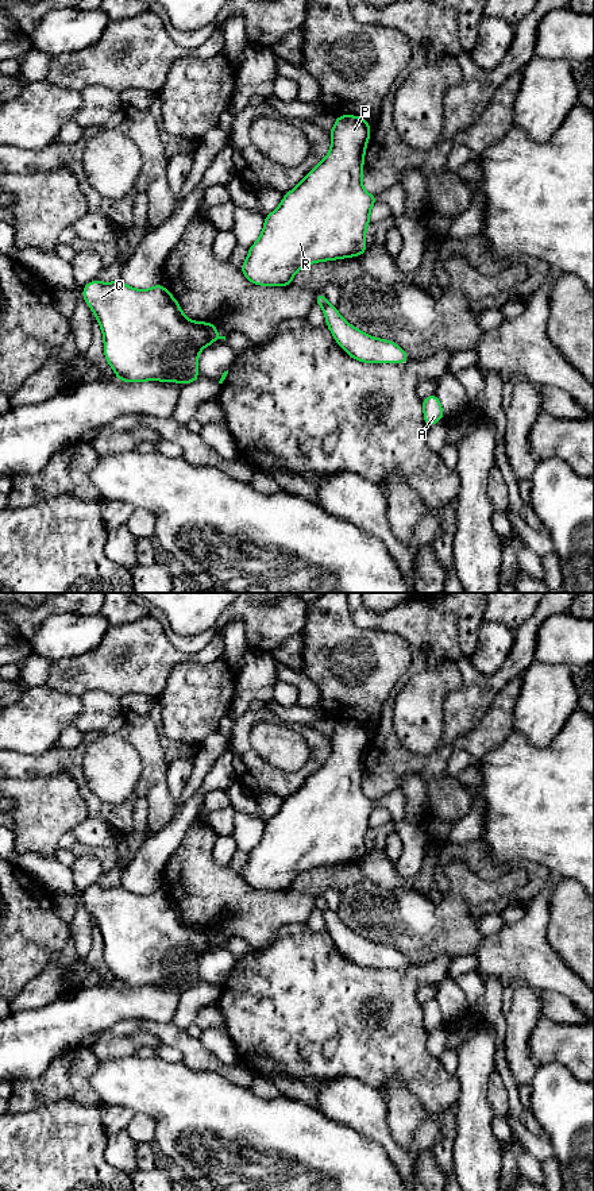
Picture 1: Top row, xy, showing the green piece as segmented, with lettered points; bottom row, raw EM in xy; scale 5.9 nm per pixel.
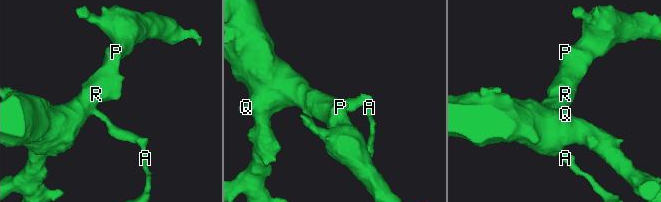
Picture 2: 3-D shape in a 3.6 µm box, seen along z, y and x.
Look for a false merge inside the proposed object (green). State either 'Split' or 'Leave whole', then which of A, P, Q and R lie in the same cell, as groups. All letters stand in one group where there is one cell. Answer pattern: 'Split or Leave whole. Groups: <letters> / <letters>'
Leave whole. Groups: A P Q R

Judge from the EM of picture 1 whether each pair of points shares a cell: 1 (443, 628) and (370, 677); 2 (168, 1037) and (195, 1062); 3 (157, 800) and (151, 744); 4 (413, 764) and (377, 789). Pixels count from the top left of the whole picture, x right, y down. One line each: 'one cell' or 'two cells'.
1: two cells
2: one cell
3: one cell
4: one cell

